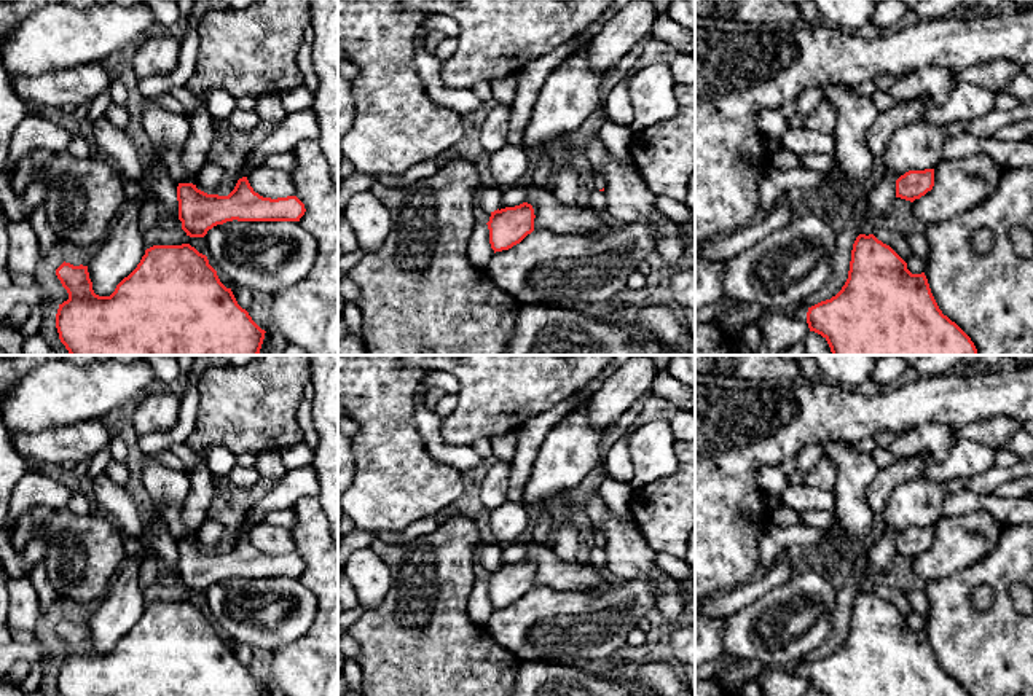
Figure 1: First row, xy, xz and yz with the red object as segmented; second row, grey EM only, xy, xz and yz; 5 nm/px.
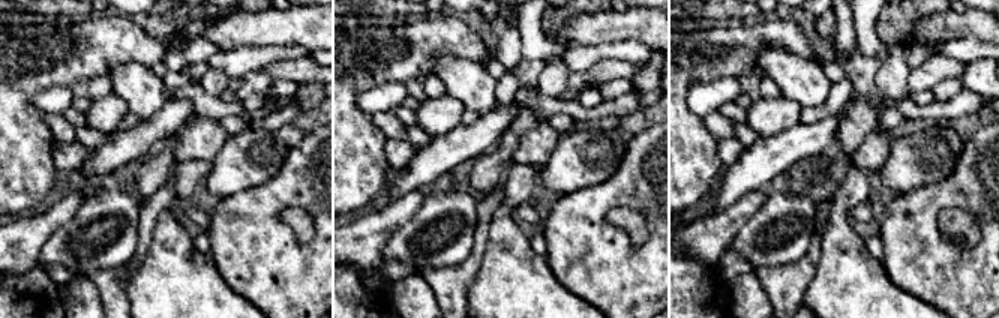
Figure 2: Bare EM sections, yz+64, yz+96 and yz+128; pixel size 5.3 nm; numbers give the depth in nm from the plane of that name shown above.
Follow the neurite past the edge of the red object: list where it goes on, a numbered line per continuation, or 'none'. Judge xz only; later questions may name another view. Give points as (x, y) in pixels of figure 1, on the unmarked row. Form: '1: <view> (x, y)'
none

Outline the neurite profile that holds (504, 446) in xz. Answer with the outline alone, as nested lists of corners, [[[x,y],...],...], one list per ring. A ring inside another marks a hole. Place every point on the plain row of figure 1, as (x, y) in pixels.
[[[507,433],[507,435],[497,435],[494,438],[489,438],[493,446],[493,454],[497,457],[497,460],[505,462],[512,460],[516,451],[516,435]]]

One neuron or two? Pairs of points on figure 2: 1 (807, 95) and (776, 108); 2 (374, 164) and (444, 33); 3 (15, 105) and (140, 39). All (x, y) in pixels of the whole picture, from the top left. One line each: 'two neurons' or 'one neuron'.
1: two neurons
2: one neuron
3: one neuron

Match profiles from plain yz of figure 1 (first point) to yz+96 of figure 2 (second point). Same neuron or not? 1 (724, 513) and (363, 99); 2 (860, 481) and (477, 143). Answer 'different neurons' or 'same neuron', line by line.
1: different neurons
2: different neurons

